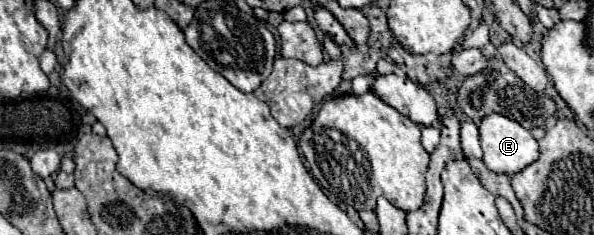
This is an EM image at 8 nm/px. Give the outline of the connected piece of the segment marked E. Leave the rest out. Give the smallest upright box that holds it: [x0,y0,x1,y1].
[480,113,538,175]

